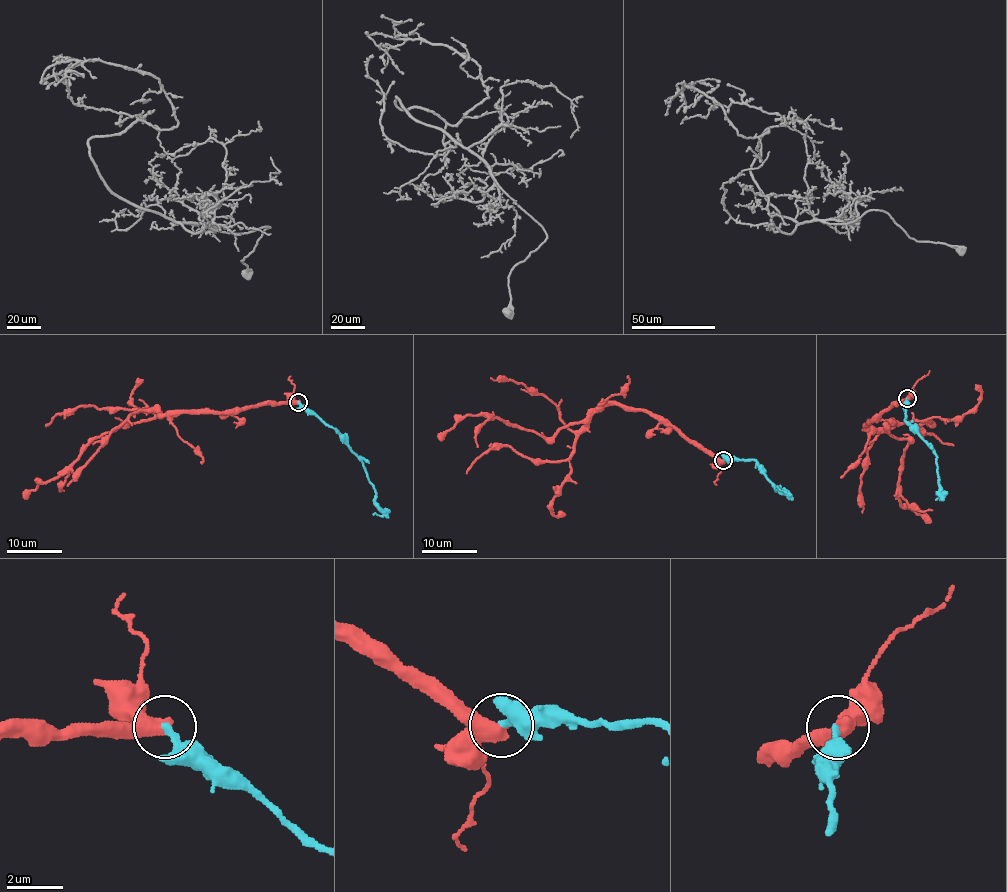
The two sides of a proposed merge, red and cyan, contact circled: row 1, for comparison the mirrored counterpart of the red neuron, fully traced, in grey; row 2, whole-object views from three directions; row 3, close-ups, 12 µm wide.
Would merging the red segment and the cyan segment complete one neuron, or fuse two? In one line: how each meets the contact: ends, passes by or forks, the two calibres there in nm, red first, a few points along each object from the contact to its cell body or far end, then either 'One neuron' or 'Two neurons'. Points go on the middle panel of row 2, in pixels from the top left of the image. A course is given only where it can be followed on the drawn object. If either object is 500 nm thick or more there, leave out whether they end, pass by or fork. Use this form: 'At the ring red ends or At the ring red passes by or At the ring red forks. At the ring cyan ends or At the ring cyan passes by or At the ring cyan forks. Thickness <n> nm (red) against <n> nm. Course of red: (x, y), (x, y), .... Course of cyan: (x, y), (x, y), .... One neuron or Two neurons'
At the ring red passes by. At the ring cyan ends. Thickness 400 nm (red) against 240 nm. Course of red: (723, 460), (651, 414), (614, 404), (600, 404), (550, 438), (467, 415), (440, 440). Course of cyan: (723, 460), (753, 459), (777, 490), (786, 494), (777, 485). Two neurons

